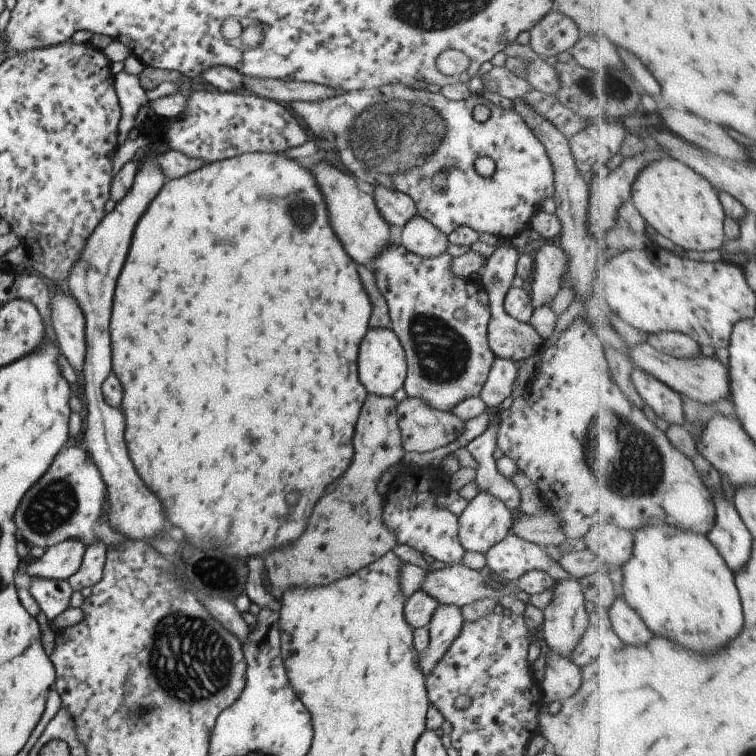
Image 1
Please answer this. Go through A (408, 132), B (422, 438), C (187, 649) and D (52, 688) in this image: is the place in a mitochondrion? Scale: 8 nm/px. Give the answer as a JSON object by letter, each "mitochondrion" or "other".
{"A":"mitochondrion","B":"other","C":"mitochondrion","D":"other"}

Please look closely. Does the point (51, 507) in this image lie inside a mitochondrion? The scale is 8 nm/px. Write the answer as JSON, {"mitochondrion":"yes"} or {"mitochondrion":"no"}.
{"mitochondrion":"yes"}

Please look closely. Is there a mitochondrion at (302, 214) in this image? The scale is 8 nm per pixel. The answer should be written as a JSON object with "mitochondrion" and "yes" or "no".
{"mitochondrion":"yes"}

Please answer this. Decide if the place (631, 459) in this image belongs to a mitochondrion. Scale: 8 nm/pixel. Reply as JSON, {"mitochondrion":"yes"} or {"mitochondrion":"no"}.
{"mitochondrion":"yes"}

